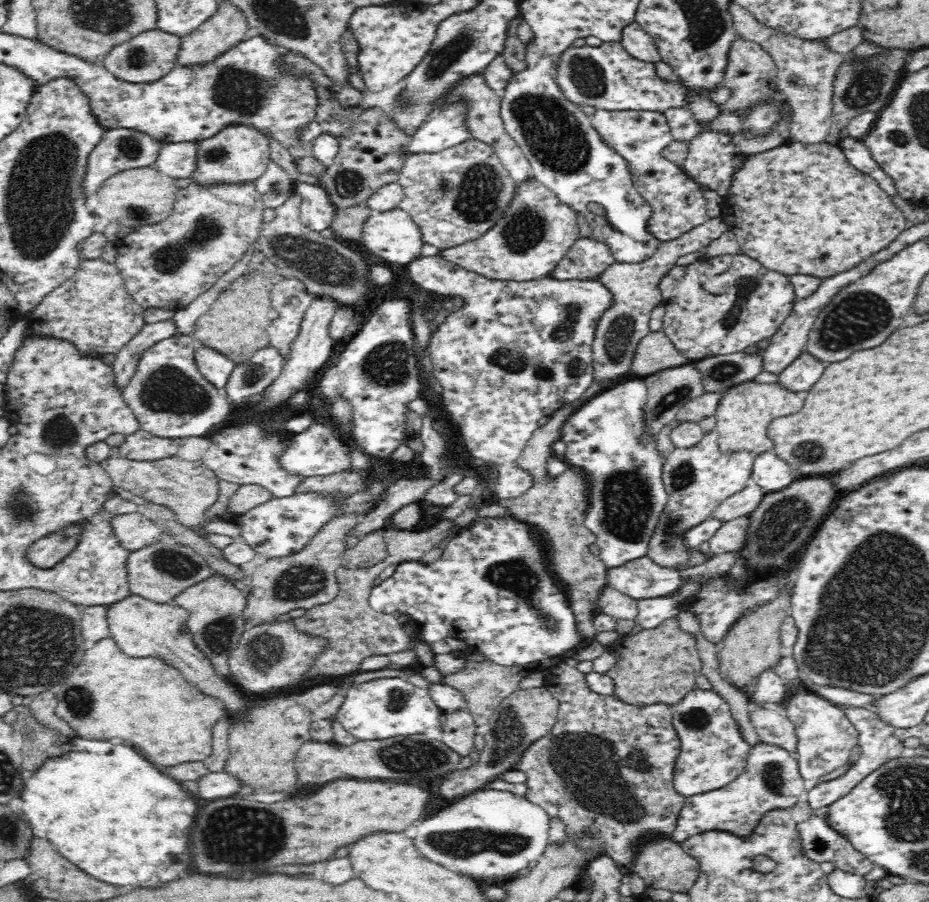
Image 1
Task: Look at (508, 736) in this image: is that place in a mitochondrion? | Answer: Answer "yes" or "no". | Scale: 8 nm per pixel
yes

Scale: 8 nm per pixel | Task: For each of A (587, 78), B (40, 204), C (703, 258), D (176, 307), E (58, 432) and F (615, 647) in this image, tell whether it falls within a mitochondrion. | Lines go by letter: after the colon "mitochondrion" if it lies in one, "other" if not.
A: mitochondrion
B: mitochondrion
C: other
D: other
E: mitochondrion
F: other

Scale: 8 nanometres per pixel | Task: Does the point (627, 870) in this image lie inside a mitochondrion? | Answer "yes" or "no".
no

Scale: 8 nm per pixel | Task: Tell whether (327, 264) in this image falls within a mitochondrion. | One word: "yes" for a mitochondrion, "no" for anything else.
yes

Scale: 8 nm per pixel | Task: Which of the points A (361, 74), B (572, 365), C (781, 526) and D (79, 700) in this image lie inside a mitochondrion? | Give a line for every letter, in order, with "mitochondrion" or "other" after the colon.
A: other
B: mitochondrion
C: mitochondrion
D: mitochondrion

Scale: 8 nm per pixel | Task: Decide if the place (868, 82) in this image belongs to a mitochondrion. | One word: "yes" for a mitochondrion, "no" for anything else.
yes

